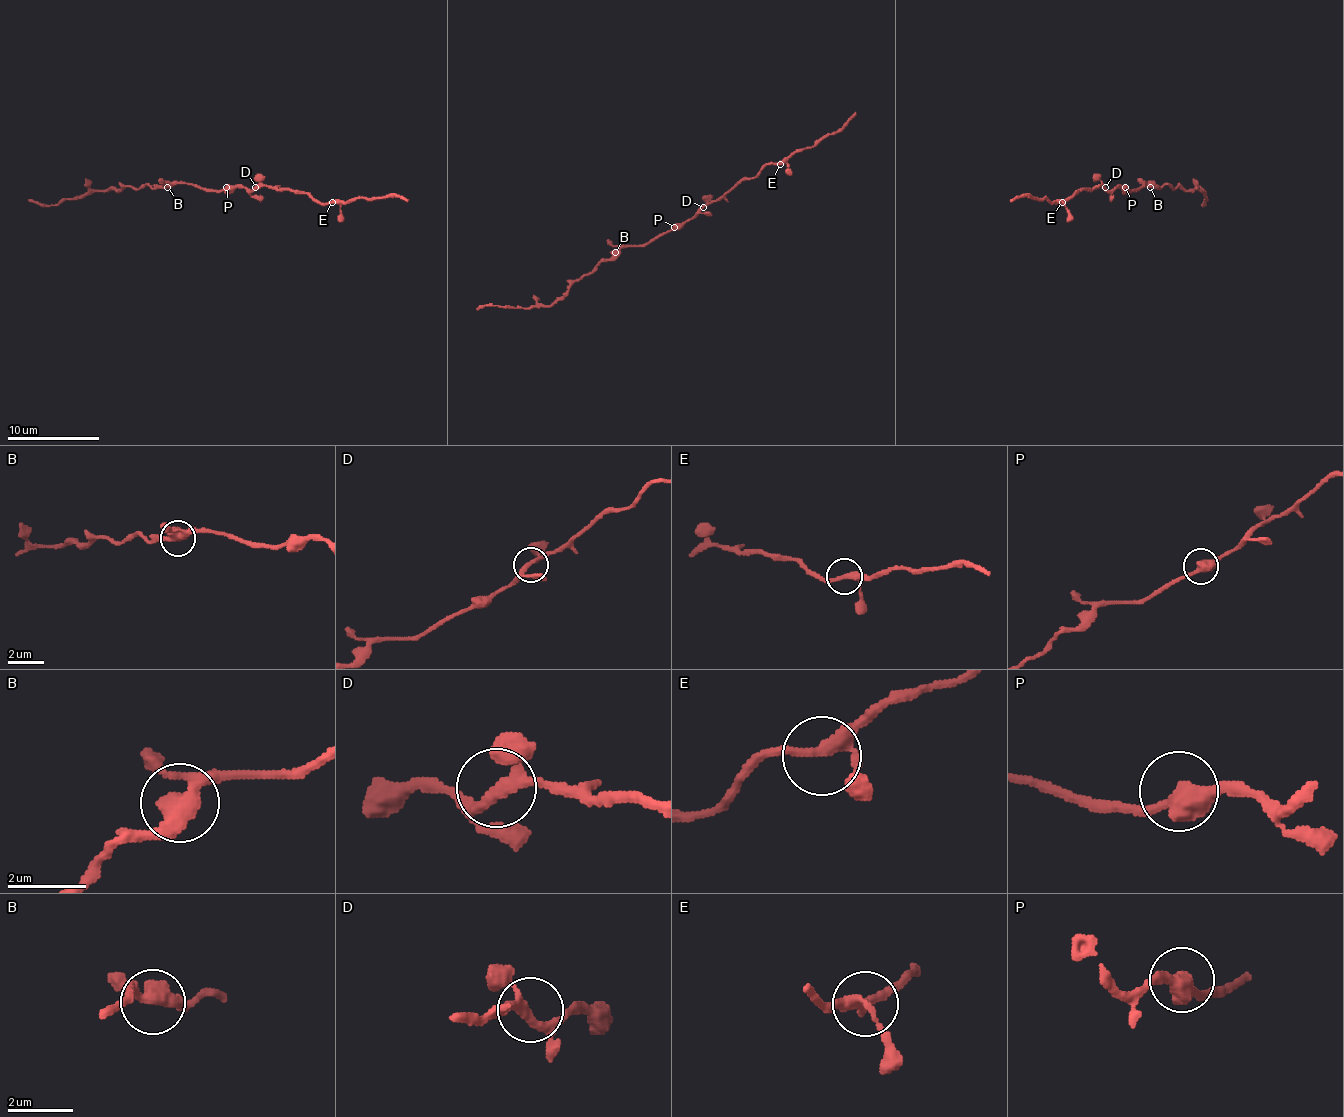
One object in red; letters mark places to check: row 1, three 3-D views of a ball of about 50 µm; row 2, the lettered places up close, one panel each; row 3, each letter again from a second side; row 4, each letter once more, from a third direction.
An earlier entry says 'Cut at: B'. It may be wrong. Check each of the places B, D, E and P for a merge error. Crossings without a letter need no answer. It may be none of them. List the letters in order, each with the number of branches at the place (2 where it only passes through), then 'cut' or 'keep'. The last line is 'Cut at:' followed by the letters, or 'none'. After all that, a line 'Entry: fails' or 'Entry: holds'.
B: 3 branches meet; keep
D: 4 branches meet; keep
E: 3 branches meet; keep
P: 2 branches meet; keep
Cut at: none
Entry: fails

